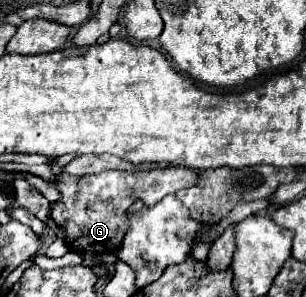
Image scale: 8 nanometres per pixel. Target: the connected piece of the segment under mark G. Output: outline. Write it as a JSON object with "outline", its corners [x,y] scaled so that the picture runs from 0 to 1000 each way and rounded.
{"outline":[[[533,566],[533,572],[474,572],[474,579],[402,579],[402,572],[350,572],[317,593],[239,593],[219,579],[199,579],[186,599],[186,640],[199,646],[199,667],[167,687],[167,734],[173,747],[212,781],[212,815],[232,842],[252,842],[258,815],[258,848],[297,848],[297,855],[350,855],[376,848],[415,781],[415,700],[441,680],[461,673],[474,694],[513,687],[533,660],[572,653],[592,633],[618,633],[644,613],[644,586],[605,566]]]}

